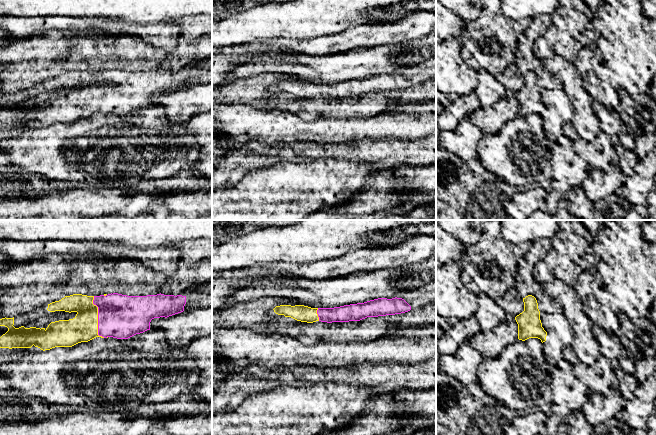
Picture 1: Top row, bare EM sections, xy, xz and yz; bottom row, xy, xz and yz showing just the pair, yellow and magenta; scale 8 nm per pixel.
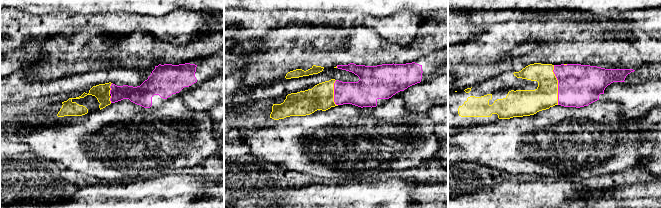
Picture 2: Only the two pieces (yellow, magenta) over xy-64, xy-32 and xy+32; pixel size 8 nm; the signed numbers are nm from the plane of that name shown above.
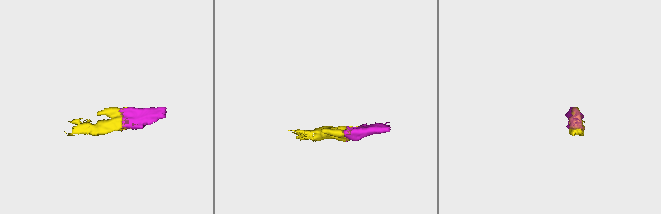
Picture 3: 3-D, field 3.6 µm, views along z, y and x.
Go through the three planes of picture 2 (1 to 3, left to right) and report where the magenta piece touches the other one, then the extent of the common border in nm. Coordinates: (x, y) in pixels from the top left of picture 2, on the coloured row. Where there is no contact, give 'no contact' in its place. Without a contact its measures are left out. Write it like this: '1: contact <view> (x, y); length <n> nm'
1: contact xy-64 (110, 88); length 90 nm
2: contact xy-32 (333, 93); length 200 nm
3: contact xy+32 (557, 85); length 320 nm

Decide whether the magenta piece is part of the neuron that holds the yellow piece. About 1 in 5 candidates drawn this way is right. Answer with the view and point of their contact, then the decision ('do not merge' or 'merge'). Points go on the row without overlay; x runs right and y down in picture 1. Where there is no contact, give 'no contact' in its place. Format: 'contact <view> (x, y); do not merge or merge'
contact xy (97, 94); merge

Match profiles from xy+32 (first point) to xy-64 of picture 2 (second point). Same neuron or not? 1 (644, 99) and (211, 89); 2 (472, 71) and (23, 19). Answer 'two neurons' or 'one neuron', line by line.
1: one neuron
2: two neurons

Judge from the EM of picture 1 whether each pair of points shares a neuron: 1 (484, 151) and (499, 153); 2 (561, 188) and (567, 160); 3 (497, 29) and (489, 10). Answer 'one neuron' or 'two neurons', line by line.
1: one neuron
2: one neuron
3: one neuron

